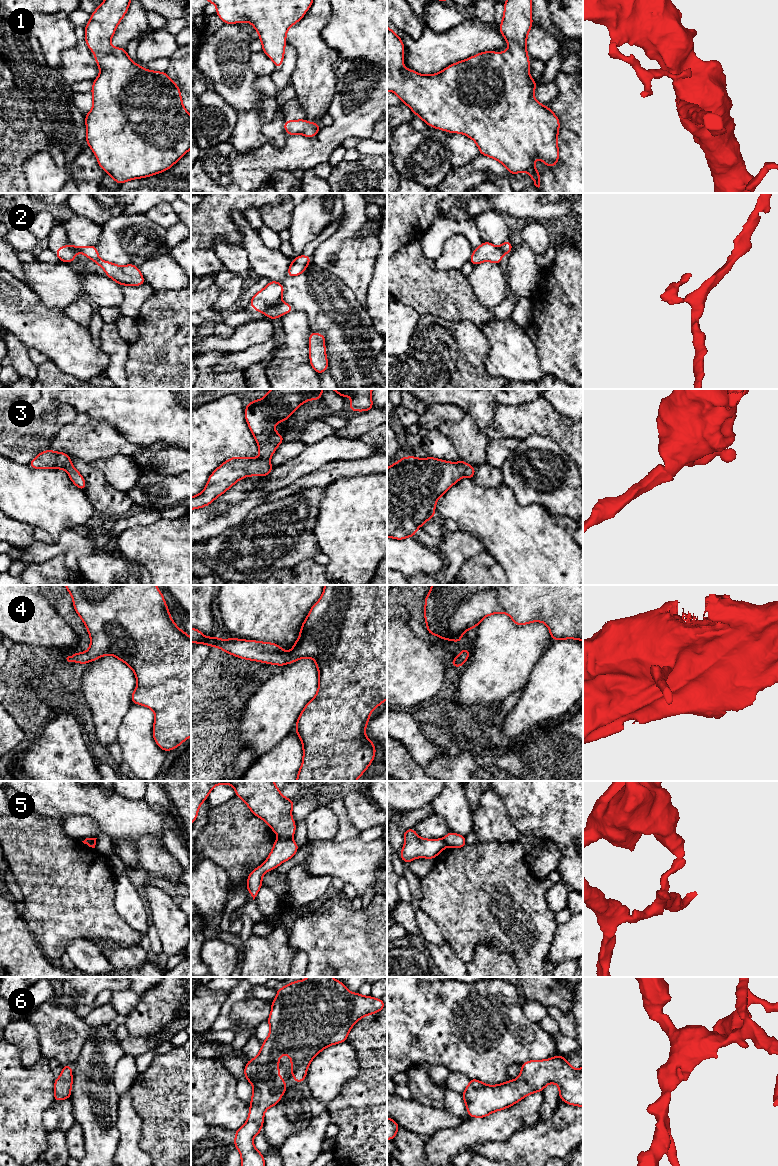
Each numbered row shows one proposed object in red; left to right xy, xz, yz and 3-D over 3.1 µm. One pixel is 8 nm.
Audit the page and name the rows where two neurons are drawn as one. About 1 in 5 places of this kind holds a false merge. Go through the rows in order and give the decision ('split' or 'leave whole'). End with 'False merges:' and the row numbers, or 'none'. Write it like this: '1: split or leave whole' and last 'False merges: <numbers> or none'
1: leave whole
2: split
3: leave whole
4: leave whole
5: split
6: leave whole
False merges: 2, 5

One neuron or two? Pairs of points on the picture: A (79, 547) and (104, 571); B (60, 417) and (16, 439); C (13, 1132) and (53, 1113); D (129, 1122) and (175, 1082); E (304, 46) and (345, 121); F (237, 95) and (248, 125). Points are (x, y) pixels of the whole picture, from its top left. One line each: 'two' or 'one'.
A: two
B: one
C: two
D: two
E: two
F: two

